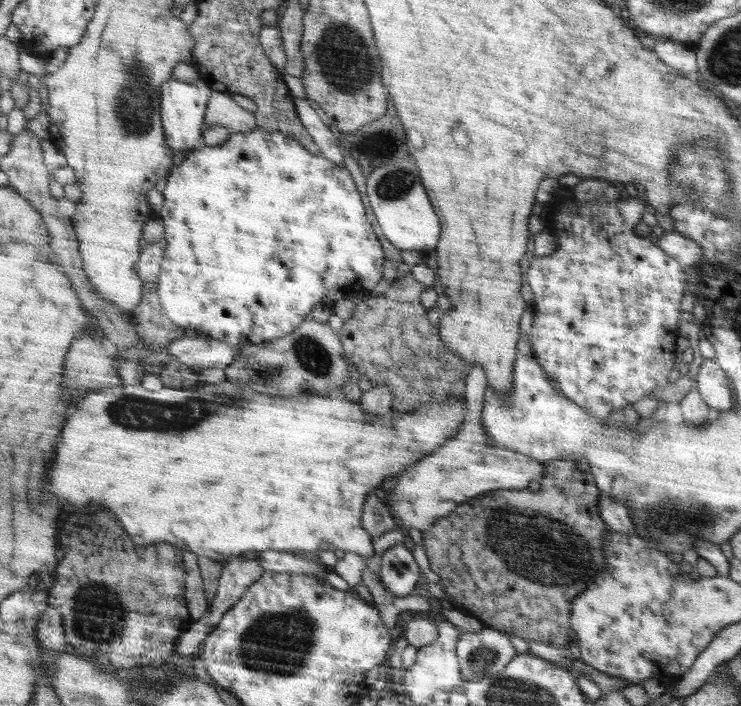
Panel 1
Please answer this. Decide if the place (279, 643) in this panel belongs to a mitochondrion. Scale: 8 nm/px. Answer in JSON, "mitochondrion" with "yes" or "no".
{"mitochondrion":"yes"}

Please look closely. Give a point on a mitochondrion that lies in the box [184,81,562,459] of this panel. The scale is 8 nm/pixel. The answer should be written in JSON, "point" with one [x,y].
{"point":[316,362]}

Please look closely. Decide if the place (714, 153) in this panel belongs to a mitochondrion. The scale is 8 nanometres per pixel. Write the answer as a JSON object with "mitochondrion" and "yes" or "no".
{"mitochondrion":"no"}

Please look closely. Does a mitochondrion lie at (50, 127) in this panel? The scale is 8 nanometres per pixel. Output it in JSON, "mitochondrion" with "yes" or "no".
{"mitochondrion":"no"}

